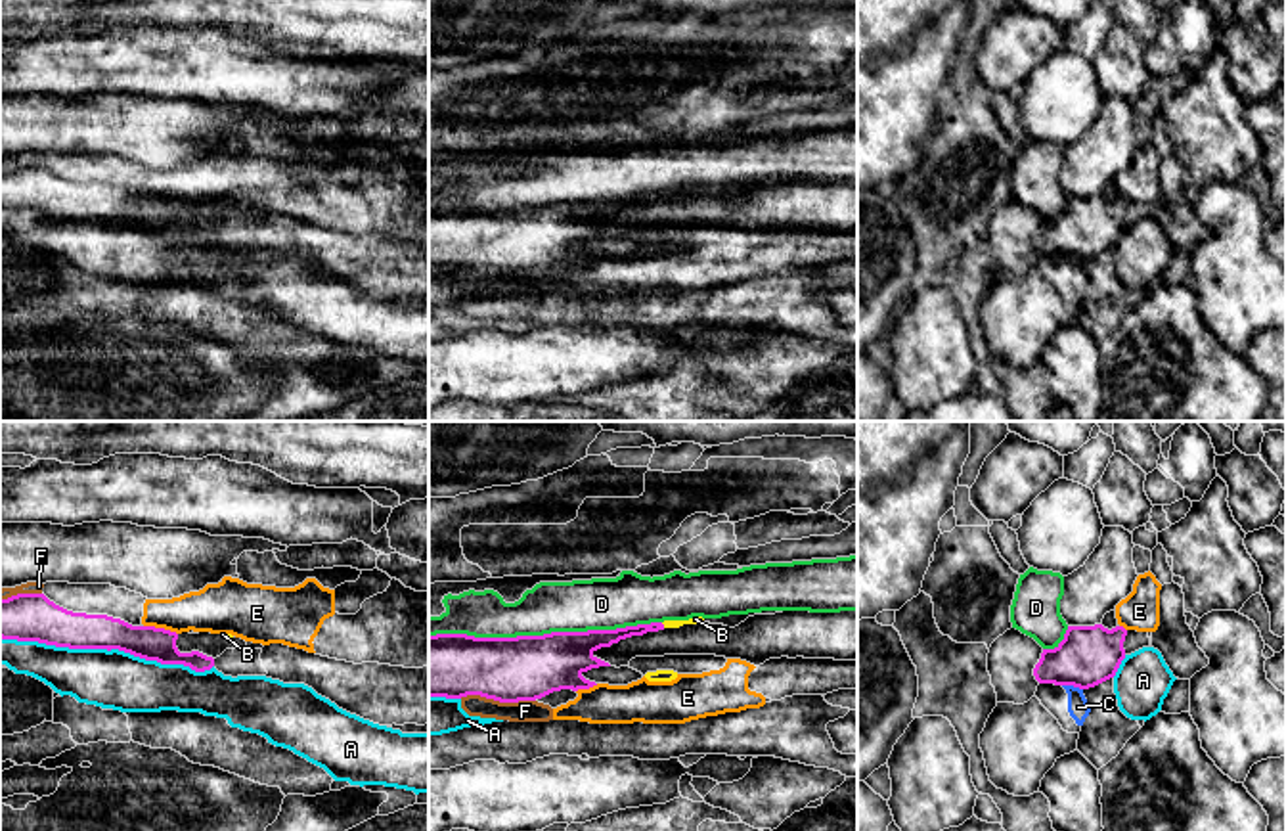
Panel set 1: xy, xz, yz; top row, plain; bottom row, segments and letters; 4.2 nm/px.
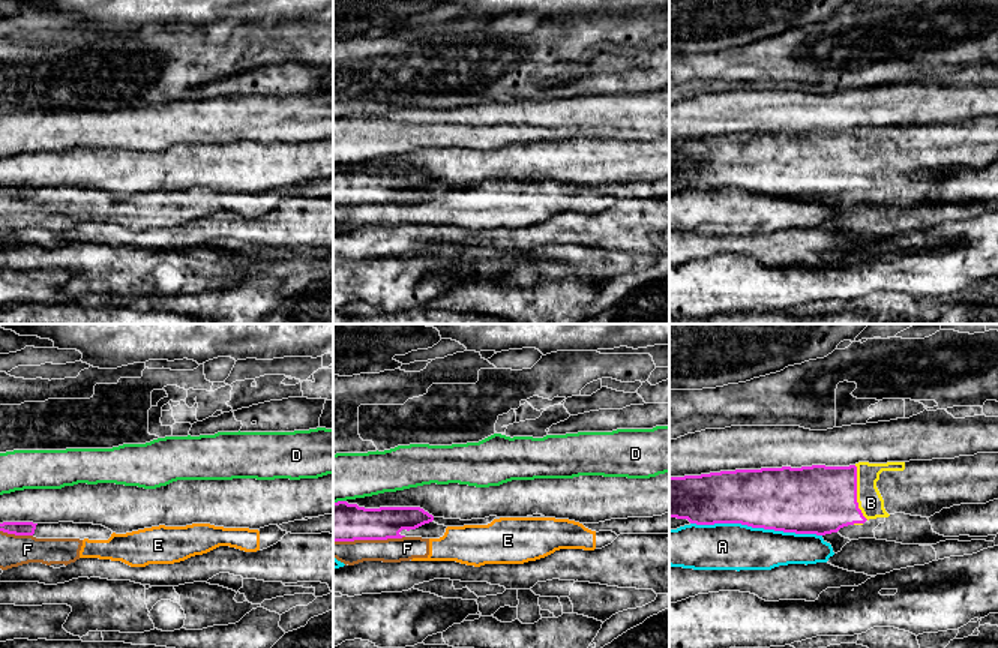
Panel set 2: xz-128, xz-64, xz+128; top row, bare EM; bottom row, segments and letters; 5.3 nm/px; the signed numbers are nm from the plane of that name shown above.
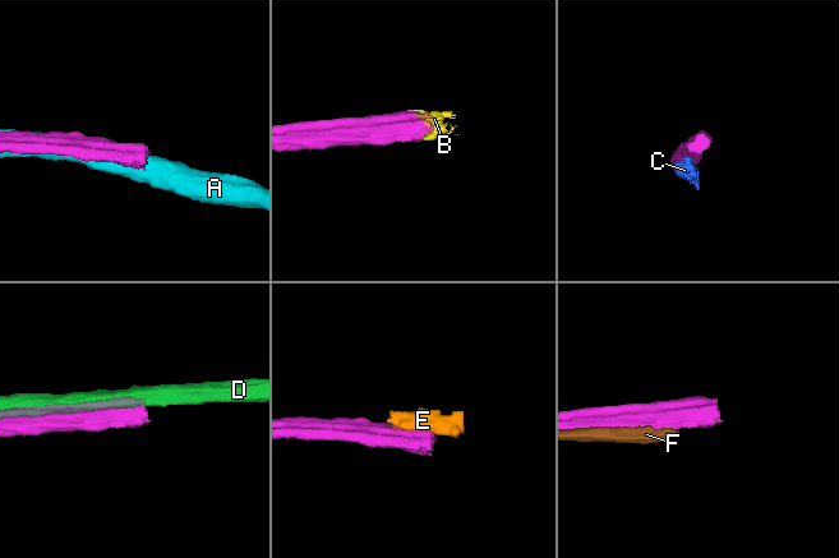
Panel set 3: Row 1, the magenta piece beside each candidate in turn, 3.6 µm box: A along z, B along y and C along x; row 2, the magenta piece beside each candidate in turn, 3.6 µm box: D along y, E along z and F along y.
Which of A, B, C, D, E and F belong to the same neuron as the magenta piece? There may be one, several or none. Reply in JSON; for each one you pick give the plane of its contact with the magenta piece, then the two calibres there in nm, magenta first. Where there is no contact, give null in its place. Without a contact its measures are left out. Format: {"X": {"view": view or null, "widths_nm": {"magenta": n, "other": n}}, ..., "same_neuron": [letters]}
{"B": {"view": "xz", "widths_nm": {"magenta": 80, "other": 30}}, "same_neuron": ["B"]}

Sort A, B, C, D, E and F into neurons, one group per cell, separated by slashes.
A / B / C / D / E F

